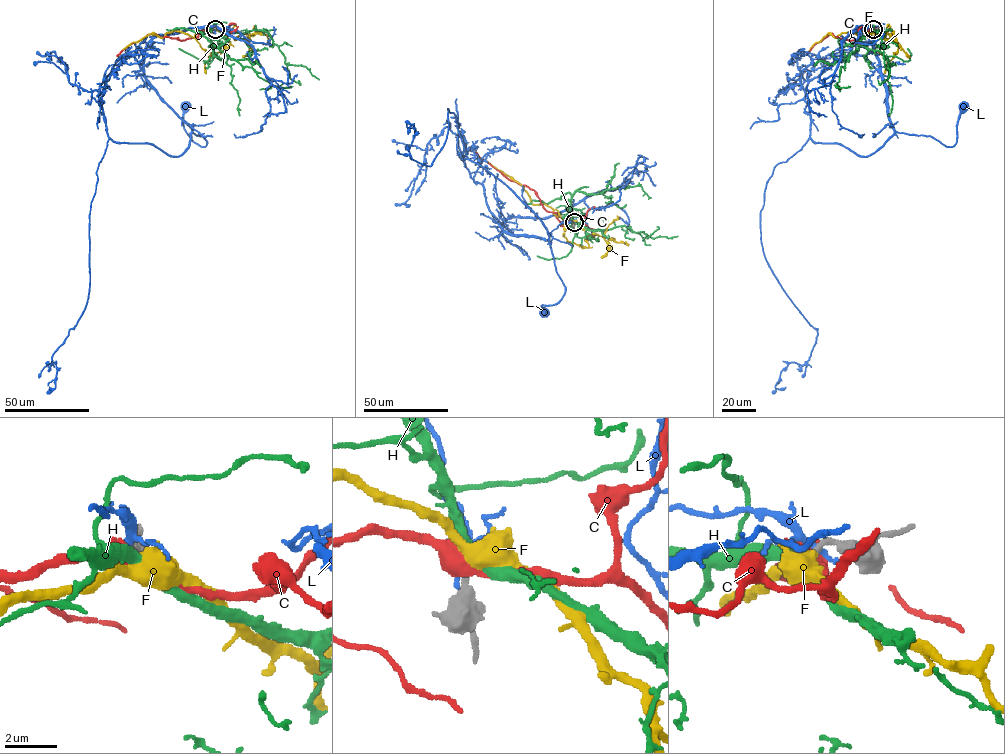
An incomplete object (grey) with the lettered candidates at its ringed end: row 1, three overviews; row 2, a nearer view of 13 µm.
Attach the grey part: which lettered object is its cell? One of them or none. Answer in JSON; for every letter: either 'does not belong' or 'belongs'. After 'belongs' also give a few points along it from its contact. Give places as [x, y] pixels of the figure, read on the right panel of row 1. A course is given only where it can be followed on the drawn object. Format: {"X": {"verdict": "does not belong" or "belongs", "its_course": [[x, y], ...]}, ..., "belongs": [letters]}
{"C": {"verdict": "does not belong"}, "F": {"verdict": "belongs", "its_course": [[873, 28], [860, 38], [854, 30], [842, 32], [836, 38], [828, 33], [810, 50]]}, "H": {"verdict": "does not belong"}, "L": {"verdict": "does not belong"}, "belongs": ["F"]}

